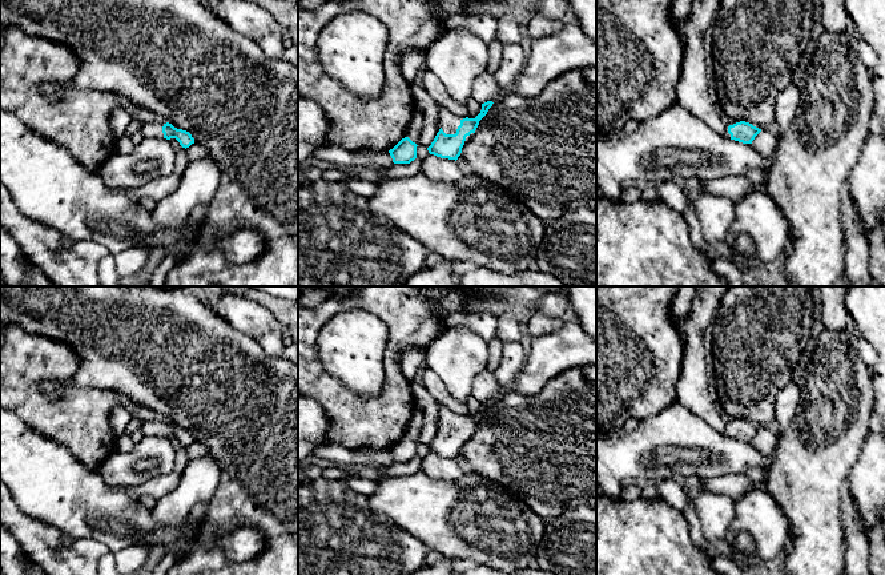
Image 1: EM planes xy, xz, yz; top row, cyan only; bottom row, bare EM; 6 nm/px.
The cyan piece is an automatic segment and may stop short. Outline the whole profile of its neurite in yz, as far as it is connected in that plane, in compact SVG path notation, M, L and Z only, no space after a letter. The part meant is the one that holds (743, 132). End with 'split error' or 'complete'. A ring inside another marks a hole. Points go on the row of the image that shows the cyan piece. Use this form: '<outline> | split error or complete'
M727 121L727 126L721 132L727 138L743 142L743 144L752 144L755 137L761 132L761 129L753 126L745 121Z | split error

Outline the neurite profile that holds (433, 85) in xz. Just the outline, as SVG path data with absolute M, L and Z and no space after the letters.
M426 69L423 75L423 88L438 105L452 110L460 116L468 117L467 106L458 106L450 97L446 87L439 80L439 77L429 69Z

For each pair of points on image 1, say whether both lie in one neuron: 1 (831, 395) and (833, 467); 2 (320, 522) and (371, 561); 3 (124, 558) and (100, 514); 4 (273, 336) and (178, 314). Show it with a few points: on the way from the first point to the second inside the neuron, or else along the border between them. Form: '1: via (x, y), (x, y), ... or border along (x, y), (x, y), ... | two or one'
1: via (831, 413), (831, 450) | one
2: via (333, 535), (358, 559) | one
3: border along (149, 542), (129, 545), (115, 554) | two
4: border along (216, 309), (229, 324), (248, 334), (258, 345) | two

